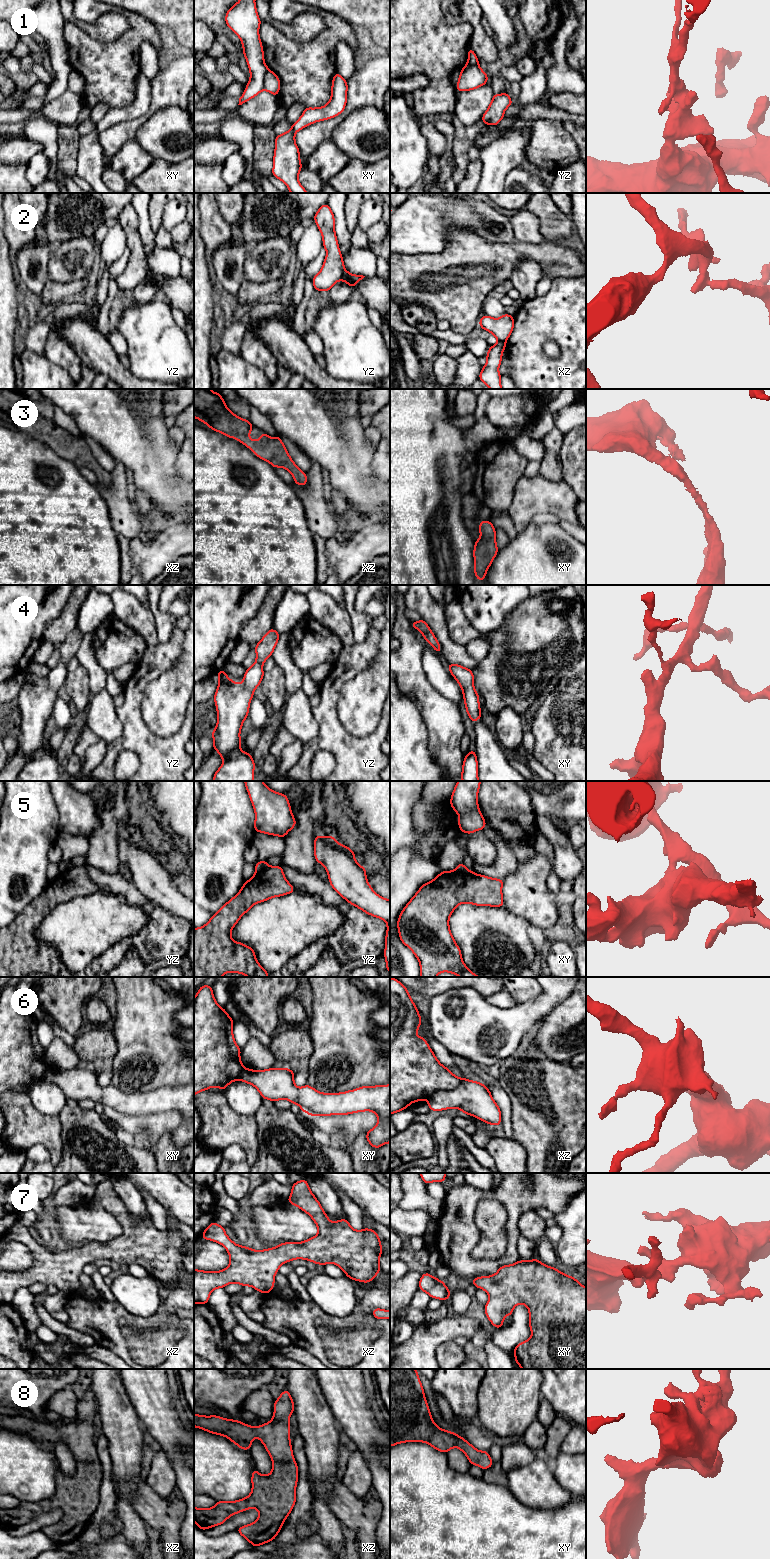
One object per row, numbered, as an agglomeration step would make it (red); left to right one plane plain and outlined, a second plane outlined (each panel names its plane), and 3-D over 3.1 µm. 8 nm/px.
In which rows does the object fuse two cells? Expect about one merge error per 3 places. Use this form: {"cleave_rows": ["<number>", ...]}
{"cleave_rows": ["1", "2", "5", "6"]}

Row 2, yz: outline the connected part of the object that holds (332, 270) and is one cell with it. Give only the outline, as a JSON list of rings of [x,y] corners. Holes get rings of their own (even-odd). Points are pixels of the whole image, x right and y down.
[[[328,203],[319,208],[313,219],[321,232],[323,248],[327,251],[320,272],[312,279],[313,287],[317,291],[328,292],[336,282],[342,280],[345,270],[335,234],[335,218]]]

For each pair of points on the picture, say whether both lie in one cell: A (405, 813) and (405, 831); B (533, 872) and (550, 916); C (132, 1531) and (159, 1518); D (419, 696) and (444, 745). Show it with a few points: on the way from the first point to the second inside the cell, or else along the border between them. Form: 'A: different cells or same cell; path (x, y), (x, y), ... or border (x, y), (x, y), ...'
A: same cell; path (405, 817), (405, 827)
B: same cell; path (533, 883), (536, 902), (539, 905)
C: different cells; border (130, 1502), (135, 1511), (145, 1521)
D: same cell; path (431, 708), (444, 721), (444, 733)

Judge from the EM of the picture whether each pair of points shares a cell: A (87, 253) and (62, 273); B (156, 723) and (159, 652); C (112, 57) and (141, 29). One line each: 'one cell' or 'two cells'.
A: one cell
B: two cells
C: one cell

